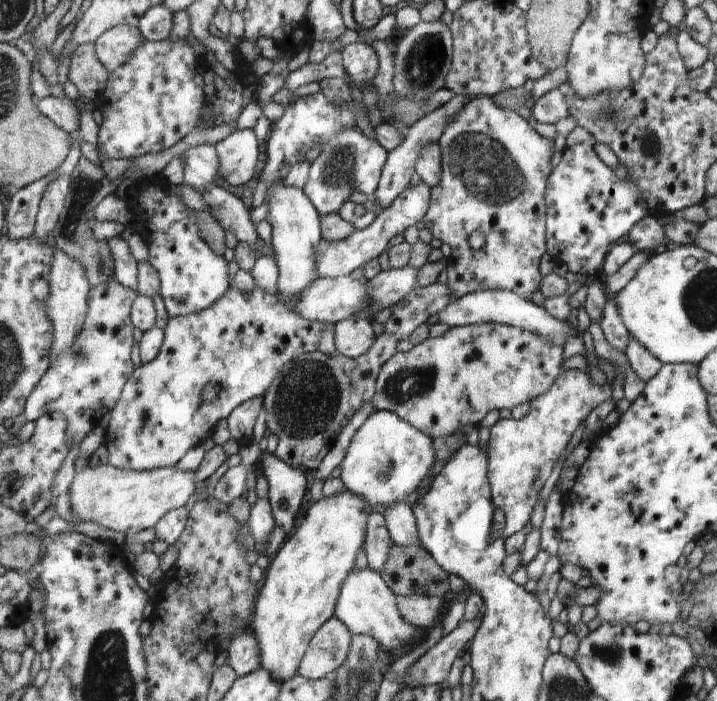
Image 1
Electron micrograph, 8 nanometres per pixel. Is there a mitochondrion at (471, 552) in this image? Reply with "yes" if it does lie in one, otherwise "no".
no

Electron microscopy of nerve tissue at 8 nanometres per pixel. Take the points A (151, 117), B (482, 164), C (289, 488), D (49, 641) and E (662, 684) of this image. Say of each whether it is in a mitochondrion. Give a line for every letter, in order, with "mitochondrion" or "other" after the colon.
A: other
B: mitochondrion
C: other
D: other
E: other

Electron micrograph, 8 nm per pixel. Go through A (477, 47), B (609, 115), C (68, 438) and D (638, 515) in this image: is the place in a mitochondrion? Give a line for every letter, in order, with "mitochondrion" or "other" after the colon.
A: other
B: mitochondrion
C: other
D: other

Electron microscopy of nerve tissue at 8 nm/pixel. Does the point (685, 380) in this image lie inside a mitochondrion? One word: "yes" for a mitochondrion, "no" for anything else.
no

